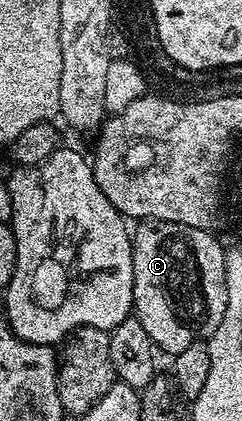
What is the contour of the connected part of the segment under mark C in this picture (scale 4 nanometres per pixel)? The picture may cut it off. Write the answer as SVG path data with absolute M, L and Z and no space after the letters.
M143 220L142 225L132 233L132 295L134 296L133 316L144 323L144 331L152 343L167 355L184 351L192 343L206 341L220 327L226 306L226 249L208 229L184 227L180 223Z

